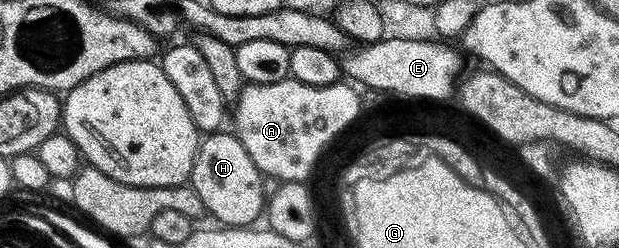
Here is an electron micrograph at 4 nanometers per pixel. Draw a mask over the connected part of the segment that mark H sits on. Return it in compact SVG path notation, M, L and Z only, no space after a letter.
M217 132L209 134L196 149L196 159L192 161L190 185L192 190L202 200L205 211L217 218L217 223L228 228L248 228L253 225L256 217L266 210L265 175L250 160L250 152L235 133Z

